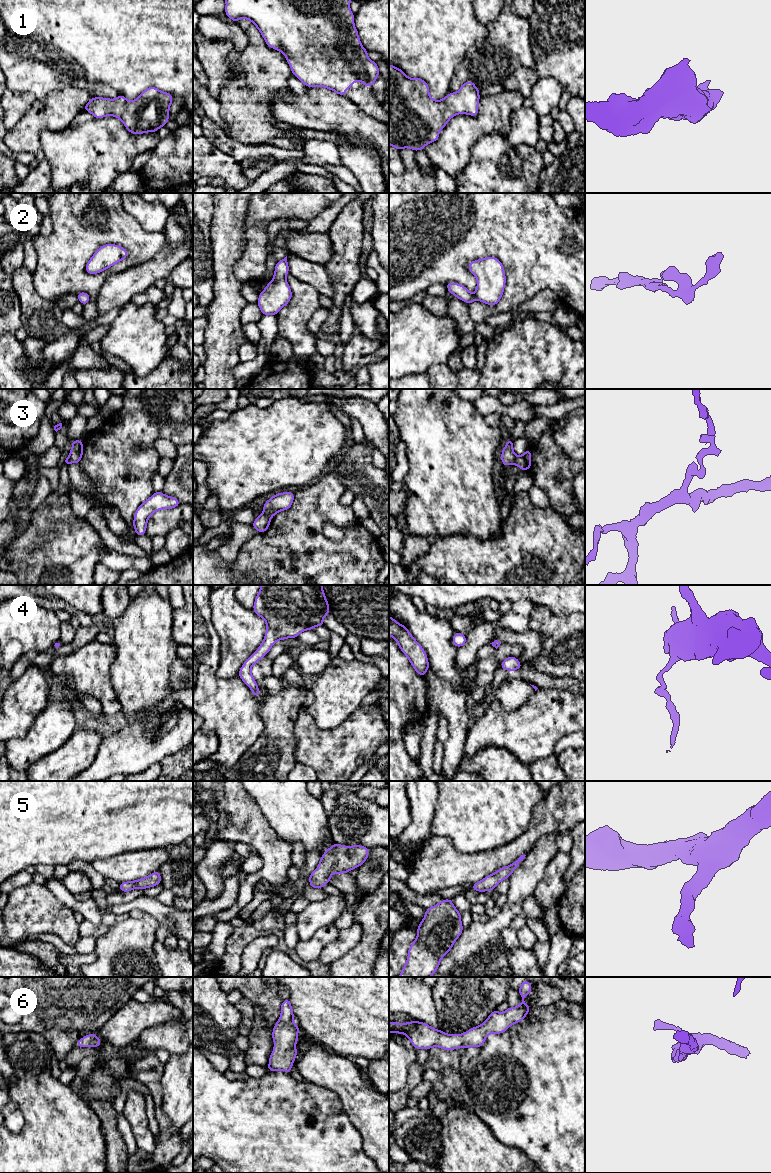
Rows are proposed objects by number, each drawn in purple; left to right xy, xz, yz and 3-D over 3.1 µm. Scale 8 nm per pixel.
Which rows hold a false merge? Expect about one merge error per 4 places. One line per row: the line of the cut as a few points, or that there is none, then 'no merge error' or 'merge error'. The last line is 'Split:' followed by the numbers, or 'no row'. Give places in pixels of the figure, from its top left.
1: no cut; no merge error
2: no cut; no merge error
3: cut in yz along (516, 457), (513, 463); merge error
4: no cut; no merge error
5: no cut; no merge error
6: no cut; no merge error
Split: 3

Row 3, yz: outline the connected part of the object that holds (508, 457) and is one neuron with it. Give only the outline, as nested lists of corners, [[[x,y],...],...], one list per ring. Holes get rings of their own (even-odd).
[[[508,438],[507,440],[507,444],[503,448],[500,458],[504,466],[509,466],[514,464],[516,460],[516,455],[513,450],[513,441],[510,438]]]

